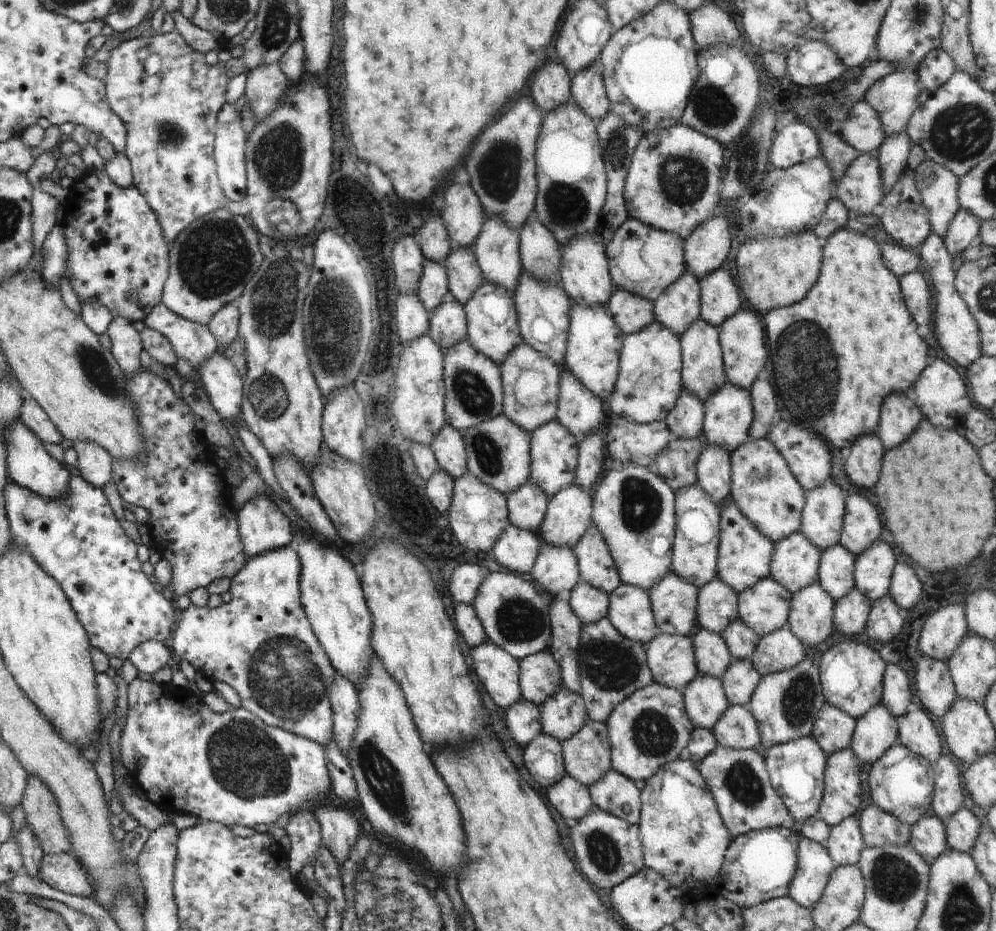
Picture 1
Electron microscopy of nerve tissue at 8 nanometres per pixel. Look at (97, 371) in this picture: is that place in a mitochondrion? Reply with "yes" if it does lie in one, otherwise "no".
yes

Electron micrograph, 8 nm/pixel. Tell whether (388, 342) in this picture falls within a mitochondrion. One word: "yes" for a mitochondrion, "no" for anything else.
no

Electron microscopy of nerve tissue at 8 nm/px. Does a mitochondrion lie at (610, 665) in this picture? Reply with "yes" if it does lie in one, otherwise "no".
yes

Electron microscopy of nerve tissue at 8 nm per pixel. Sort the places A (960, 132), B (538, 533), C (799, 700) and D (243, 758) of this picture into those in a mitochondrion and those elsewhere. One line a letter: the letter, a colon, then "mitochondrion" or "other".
A: mitochondrion
B: other
C: mitochondrion
D: mitochondrion

